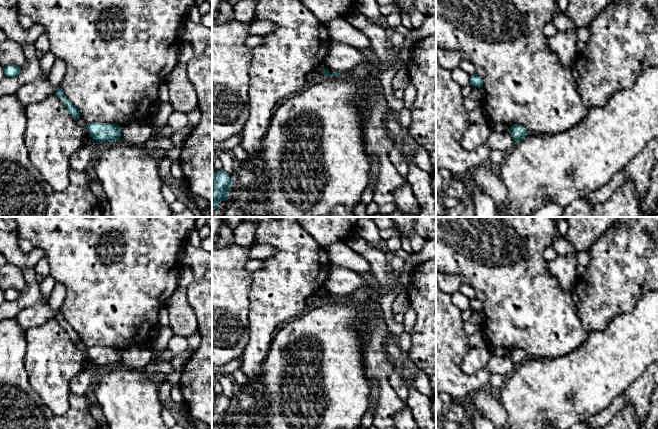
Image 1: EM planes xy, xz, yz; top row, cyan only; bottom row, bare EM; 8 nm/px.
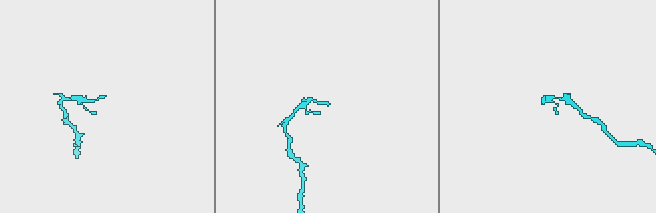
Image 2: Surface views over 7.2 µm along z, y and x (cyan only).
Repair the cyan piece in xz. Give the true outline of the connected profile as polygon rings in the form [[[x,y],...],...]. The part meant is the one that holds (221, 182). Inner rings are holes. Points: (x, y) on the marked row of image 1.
[[[223,169],[214,172],[212,177],[212,210],[216,209],[220,202],[228,200],[228,191],[232,178]]]

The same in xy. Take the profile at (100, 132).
[[[93,122],[87,123],[87,130],[93,140],[97,142],[114,142],[120,140],[121,126],[116,124]]]

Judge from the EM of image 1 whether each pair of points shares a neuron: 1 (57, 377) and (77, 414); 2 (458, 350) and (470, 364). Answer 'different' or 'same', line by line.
1: different
2: different

